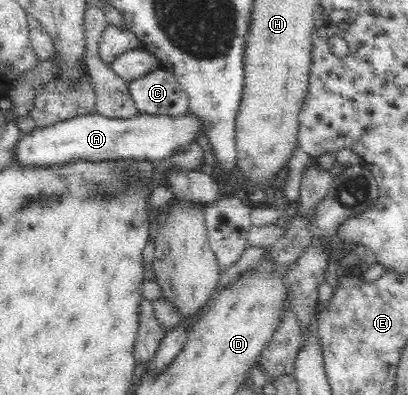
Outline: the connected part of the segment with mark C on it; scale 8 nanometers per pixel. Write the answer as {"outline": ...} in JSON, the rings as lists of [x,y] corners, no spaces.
{"outline":[[[163,68],[129,81],[127,87],[141,114],[182,117],[189,113],[187,93],[179,81]]]}

